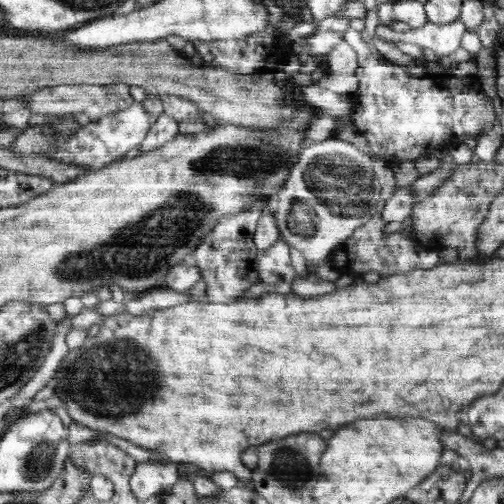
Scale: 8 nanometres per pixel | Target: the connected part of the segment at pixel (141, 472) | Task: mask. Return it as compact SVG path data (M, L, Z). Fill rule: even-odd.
M167 462L164 465L152 463L134 464L130 476L130 488L136 499L143 501L156 493L166 493L179 481L178 467L183 463Z

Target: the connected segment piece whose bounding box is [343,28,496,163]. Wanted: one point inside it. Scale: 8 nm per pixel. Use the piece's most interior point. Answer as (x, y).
(403, 117)

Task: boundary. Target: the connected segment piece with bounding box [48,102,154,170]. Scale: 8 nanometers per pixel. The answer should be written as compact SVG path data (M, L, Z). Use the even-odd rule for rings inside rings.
M134 102L127 110L110 113L101 117L98 122L82 124L78 129L78 134L72 136L68 144L62 146L60 152L52 152L48 159L56 159L64 163L74 163L78 166L90 166L90 168L102 169L108 162L118 161L137 151L148 135L148 130L153 124L153 118L148 115L141 103Z

